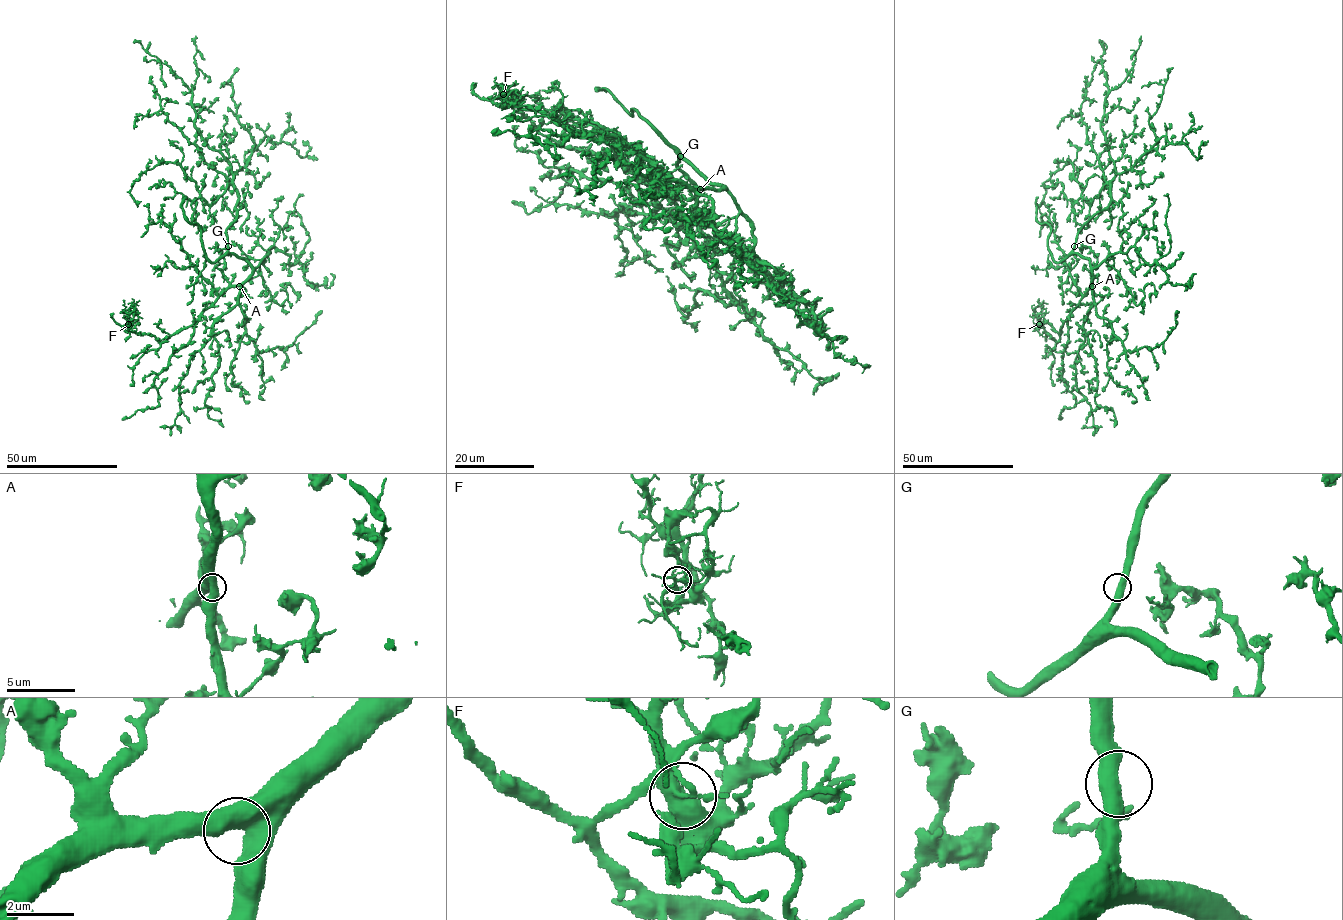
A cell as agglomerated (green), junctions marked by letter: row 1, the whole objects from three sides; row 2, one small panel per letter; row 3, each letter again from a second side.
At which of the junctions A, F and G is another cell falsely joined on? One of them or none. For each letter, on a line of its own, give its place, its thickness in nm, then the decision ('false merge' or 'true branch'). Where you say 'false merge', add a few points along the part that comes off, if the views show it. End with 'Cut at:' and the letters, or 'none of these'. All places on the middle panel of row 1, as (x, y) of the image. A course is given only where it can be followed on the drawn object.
A: at (700, 189); 600 nm thick; true branch
F: at (503, 94); 280 nm thick; false merge; foreign part runs (504, 93), (498, 97), (511, 99), (512, 92), (509, 93)
G: at (680, 156); 480 nm thick; true branch
Cut at: F

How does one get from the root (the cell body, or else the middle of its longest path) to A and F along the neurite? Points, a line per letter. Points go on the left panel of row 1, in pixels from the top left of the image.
A: (227, 246), (229, 252), (241, 257), (252, 269), (252, 274), (239, 286)
F: (227, 246), (252, 274), (230, 285), (191, 325), (160, 342), (153, 336), (127, 332), (122, 326), (129, 324)

